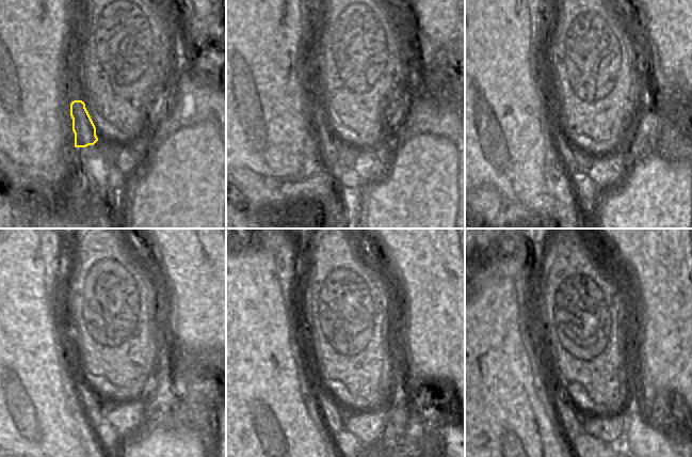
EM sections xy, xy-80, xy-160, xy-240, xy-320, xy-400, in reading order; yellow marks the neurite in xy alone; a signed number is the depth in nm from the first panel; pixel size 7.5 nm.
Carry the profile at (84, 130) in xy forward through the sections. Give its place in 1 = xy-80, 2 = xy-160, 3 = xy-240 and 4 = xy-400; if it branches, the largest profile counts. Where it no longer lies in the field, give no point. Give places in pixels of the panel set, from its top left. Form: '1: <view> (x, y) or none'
1: xy-80 (330, 151)
2: xy-160 (563, 146)
3: xy-240 (89, 398)
4: xy-400 (570, 421)

